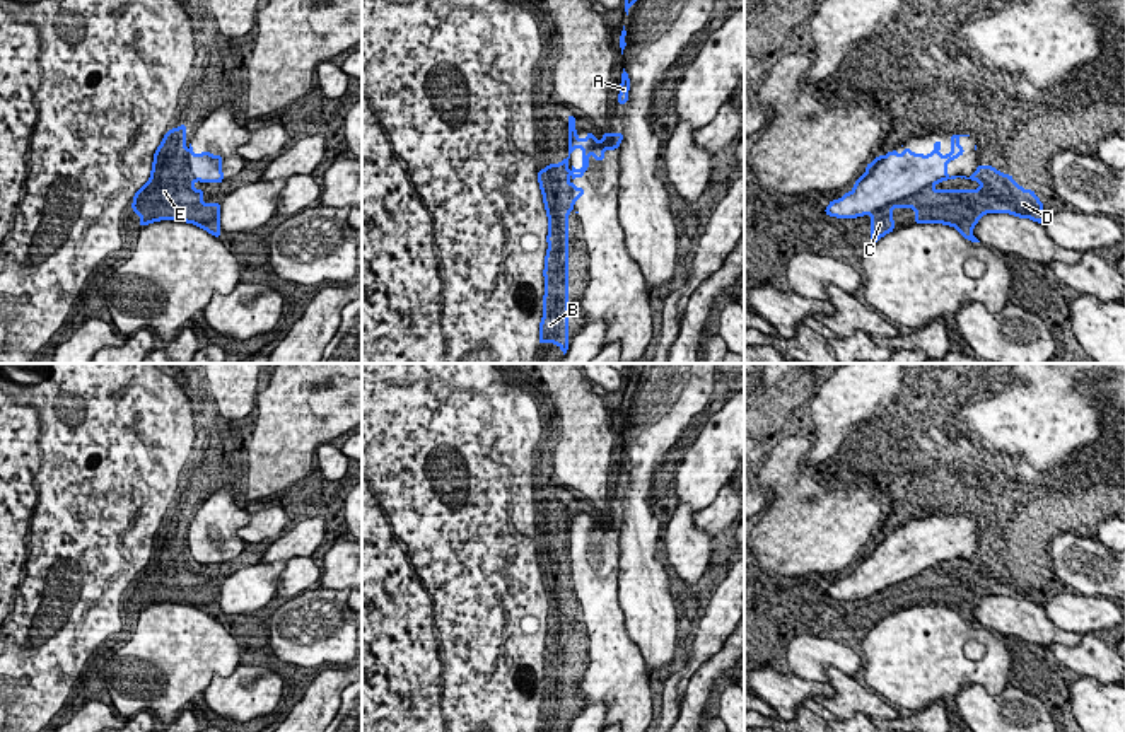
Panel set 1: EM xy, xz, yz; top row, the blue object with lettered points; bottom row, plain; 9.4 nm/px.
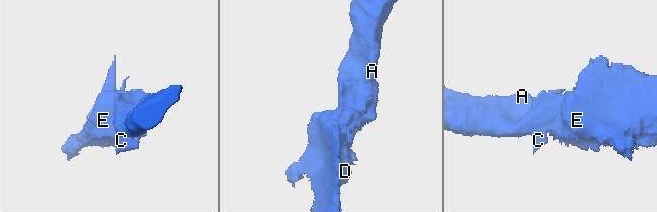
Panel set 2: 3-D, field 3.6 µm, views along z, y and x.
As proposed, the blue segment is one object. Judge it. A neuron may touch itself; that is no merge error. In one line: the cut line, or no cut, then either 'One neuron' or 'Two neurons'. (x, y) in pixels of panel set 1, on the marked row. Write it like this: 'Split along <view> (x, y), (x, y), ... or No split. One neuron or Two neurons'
No split. One neuron

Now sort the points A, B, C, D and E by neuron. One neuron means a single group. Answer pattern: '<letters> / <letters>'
A B C D E

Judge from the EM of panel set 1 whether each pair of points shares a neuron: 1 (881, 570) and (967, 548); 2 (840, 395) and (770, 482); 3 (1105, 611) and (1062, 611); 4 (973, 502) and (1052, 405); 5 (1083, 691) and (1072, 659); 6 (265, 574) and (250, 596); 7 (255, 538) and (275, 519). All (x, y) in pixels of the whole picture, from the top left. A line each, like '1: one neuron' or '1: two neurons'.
1: one neuron
2: one neuron
3: one neuron
4: one neuron
5: two neurons
6: one neuron
7: one neuron

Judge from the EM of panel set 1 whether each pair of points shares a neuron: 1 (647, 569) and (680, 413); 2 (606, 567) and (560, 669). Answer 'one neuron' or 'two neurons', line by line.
1: one neuron
2: one neuron

